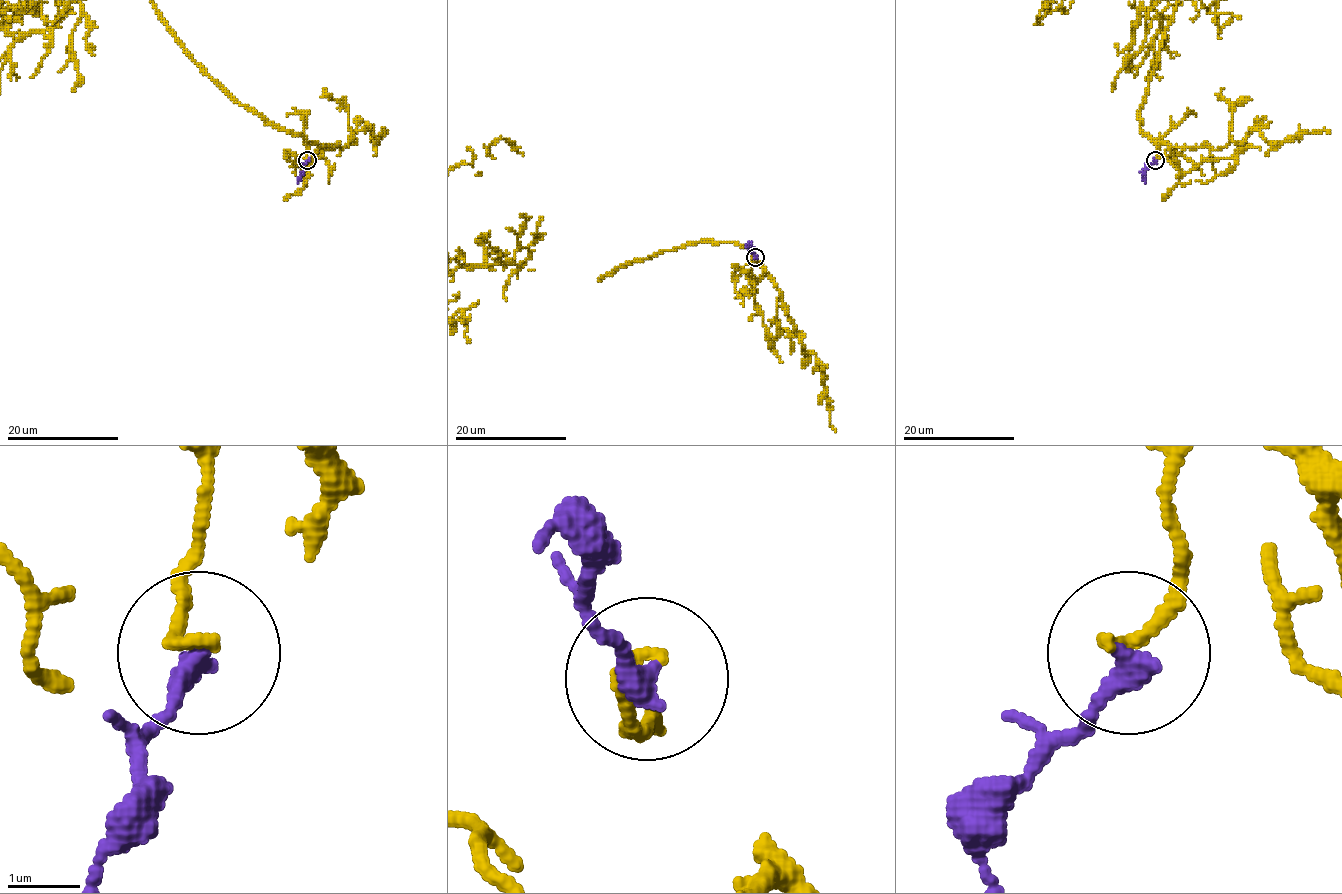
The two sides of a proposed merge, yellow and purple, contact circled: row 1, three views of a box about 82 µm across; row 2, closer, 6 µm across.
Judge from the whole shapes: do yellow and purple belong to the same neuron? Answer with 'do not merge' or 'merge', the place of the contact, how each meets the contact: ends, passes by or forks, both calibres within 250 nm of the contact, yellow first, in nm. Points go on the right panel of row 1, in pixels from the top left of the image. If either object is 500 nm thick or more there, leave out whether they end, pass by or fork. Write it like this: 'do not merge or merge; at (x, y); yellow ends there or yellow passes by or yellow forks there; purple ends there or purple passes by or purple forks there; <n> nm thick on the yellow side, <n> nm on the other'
merge; at (1155, 160); yellow ends there; purple ends there; 220 nm thick on the yellow side, 340 nm on the other

